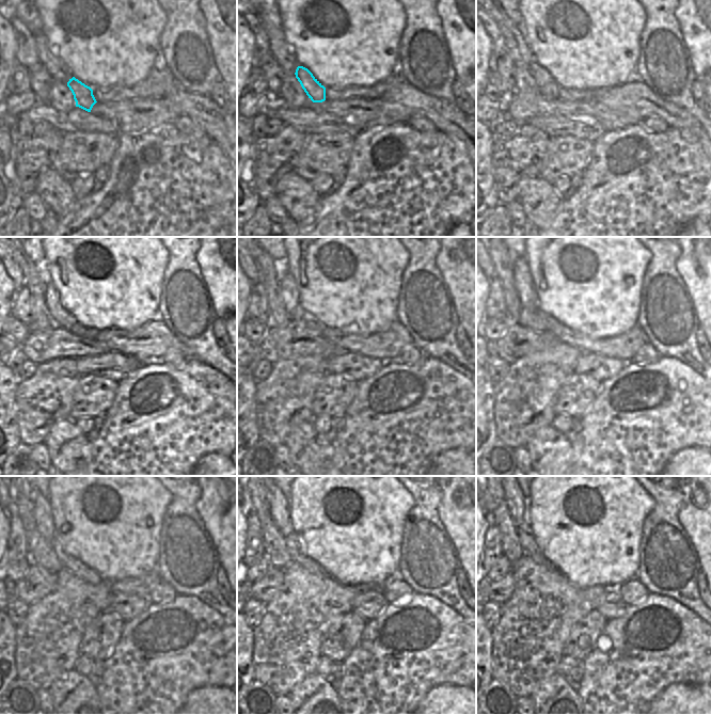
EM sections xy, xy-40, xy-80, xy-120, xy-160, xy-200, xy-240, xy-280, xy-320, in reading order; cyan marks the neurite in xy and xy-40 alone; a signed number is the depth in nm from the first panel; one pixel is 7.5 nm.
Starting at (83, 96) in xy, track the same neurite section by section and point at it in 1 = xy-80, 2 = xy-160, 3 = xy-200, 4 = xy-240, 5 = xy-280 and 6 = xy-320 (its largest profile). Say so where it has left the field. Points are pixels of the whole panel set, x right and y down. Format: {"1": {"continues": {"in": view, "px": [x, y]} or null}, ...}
{"1": {"continues": {"in": "xy-80", "px": [546, 84]}}, "2": {"continues": {"in": "xy-160", "px": [288, 290]}}, "3": {"continues": {"in": "xy-200", "px": [522, 280]}}, "4": {"continues": {"in": "xy-240", "px": [42, 511]}}, "5": {"continues": {"in": "xy-280", "px": [279, 504]}}, "6": {"continues": {"in": "xy-320", "px": [517, 504]}}}

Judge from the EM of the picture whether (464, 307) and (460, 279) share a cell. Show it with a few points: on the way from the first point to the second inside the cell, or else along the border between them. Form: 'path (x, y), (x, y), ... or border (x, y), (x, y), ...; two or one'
path (464, 300), (464, 286); one

